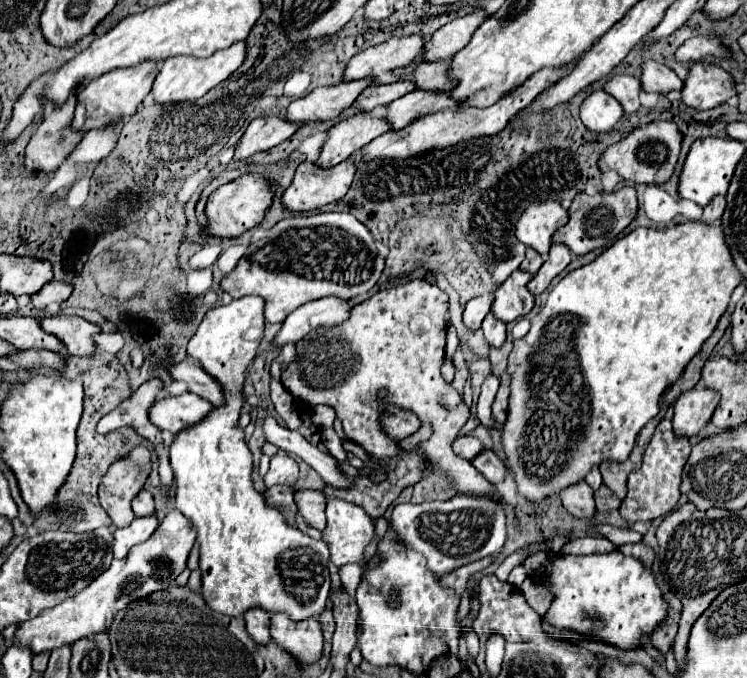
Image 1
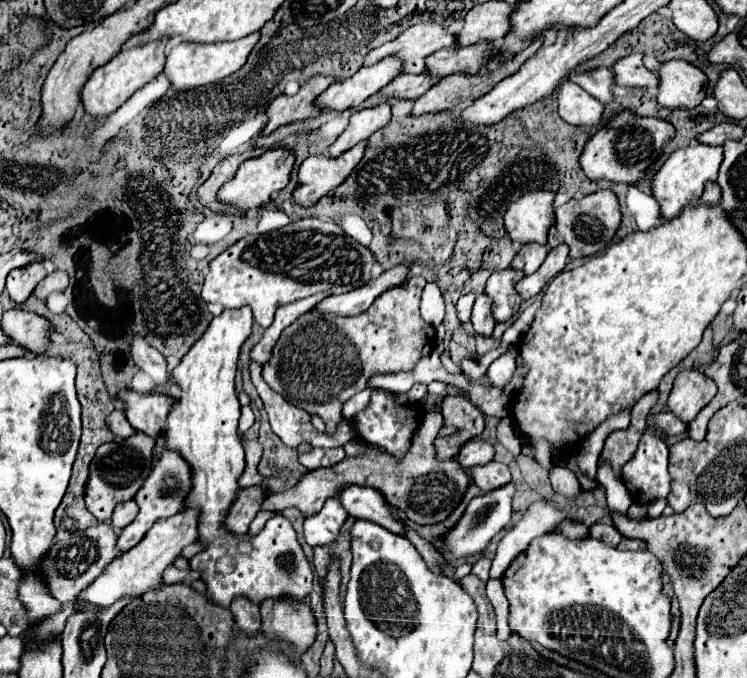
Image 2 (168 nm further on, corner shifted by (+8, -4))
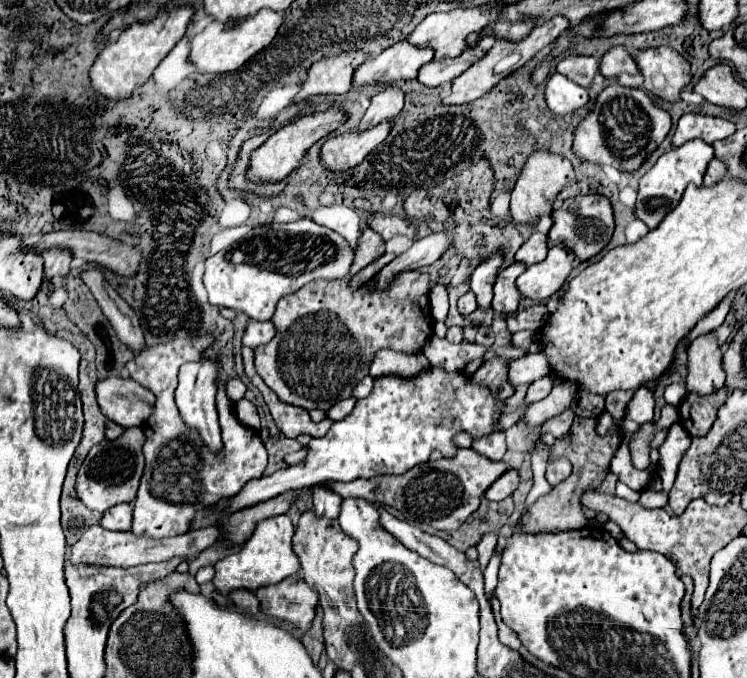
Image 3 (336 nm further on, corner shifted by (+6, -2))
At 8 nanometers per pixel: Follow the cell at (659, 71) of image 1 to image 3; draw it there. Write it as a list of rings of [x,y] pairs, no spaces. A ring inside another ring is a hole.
[[[613,47],[609,49],[603,59],[601,59],[601,75],[605,77],[619,77],[621,73],[639,73],[635,59],[629,55],[629,51],[625,47]]]

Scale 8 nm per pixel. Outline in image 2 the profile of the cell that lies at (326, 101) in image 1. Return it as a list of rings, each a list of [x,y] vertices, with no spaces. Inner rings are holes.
[[[389,55],[371,67],[361,67],[353,77],[331,85],[319,95],[323,107],[345,111],[361,105],[367,97],[387,87],[403,69],[403,61],[397,55]]]

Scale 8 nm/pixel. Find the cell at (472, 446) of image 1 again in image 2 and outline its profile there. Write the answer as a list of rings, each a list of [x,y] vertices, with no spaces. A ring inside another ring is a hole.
[[[471,439],[461,447],[457,459],[465,469],[471,469],[473,465],[487,465],[489,461],[493,461],[493,455],[495,455],[493,443],[481,441],[481,439]]]

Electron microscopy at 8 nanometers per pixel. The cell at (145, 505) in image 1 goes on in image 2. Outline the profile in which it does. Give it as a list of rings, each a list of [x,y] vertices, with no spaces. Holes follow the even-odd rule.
[[[127,501],[127,503],[119,503],[117,507],[115,507],[115,511],[113,511],[113,517],[111,517],[111,525],[115,527],[115,529],[123,529],[123,527],[127,527],[133,519],[135,519],[135,515],[137,515],[137,505],[135,505],[135,501]]]

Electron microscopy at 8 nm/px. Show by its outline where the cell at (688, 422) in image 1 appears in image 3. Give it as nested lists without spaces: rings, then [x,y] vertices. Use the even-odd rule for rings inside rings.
[[[711,333],[697,337],[687,349],[687,377],[685,377],[687,395],[711,395],[723,383],[725,383],[725,371],[721,367],[721,351],[717,339]]]

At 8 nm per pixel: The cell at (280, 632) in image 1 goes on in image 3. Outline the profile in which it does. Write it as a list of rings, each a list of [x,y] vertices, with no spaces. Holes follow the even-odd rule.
[[[289,577],[283,583],[261,587],[257,591],[263,613],[307,631],[315,617],[317,593],[301,577]]]

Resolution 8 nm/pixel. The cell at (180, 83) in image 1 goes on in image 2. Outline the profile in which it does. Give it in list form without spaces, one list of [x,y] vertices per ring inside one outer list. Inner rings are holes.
[[[259,31],[241,37],[237,41],[217,41],[217,43],[179,43],[175,47],[169,49],[167,53],[167,65],[165,65],[165,75],[171,79],[175,89],[195,89],[207,83],[217,83],[221,79],[225,79],[227,75],[235,73],[237,69],[241,69],[241,65],[245,65],[251,49],[255,47],[255,43],[259,41]]]

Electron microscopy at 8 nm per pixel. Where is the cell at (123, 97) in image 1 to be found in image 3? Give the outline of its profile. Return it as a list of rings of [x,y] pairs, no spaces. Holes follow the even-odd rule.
[[[179,7],[167,11],[167,15],[157,15],[149,23],[133,23],[115,41],[111,41],[95,59],[89,75],[91,87],[111,101],[127,99],[137,87],[141,87],[153,73],[153,69],[167,57],[167,53],[183,39],[185,27],[193,15],[193,9]]]

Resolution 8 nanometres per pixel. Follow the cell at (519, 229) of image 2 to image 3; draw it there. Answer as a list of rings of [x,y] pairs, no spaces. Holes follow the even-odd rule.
[[[535,151],[523,171],[521,177],[517,179],[513,191],[511,191],[511,217],[515,223],[519,225],[537,225],[541,217],[549,217],[553,211],[553,201],[557,197],[557,193],[569,183],[573,181],[575,173],[573,173],[573,165],[569,163],[569,159],[549,153],[549,151]]]

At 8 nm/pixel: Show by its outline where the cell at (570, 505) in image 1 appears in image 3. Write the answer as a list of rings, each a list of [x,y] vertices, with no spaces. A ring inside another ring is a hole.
[[[555,459],[553,463],[547,465],[547,481],[555,487],[559,485],[563,479],[567,479],[571,475],[571,463],[567,459]]]

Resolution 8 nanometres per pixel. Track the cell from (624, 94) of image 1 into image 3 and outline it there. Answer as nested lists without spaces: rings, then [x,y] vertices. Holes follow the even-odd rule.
[[[569,55],[557,63],[557,71],[567,79],[575,81],[581,87],[591,87],[593,77],[599,73],[599,59],[583,57],[583,55]]]

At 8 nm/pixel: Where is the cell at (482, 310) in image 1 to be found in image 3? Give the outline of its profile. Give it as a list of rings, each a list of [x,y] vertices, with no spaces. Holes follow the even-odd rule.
[[[467,291],[465,295],[459,297],[459,313],[461,313],[461,315],[469,315],[469,313],[473,313],[475,309],[477,309],[477,301],[475,301],[473,291]]]

